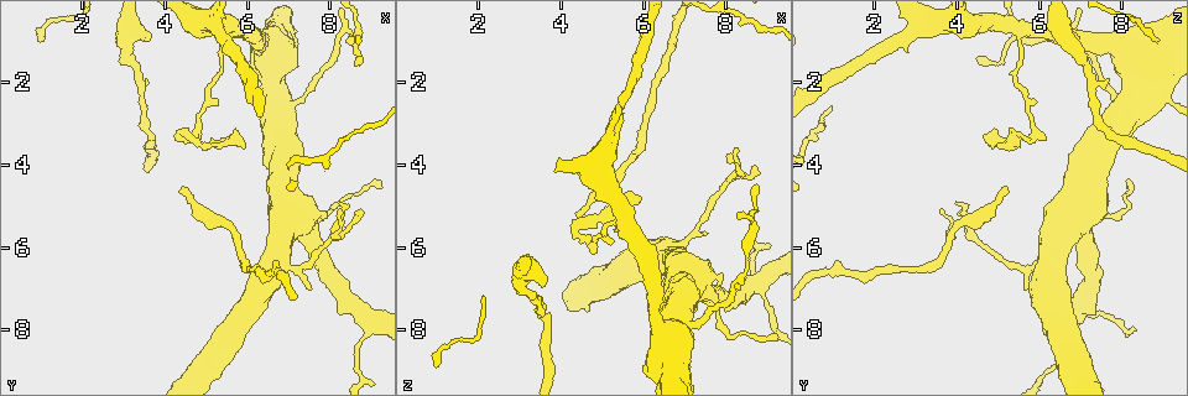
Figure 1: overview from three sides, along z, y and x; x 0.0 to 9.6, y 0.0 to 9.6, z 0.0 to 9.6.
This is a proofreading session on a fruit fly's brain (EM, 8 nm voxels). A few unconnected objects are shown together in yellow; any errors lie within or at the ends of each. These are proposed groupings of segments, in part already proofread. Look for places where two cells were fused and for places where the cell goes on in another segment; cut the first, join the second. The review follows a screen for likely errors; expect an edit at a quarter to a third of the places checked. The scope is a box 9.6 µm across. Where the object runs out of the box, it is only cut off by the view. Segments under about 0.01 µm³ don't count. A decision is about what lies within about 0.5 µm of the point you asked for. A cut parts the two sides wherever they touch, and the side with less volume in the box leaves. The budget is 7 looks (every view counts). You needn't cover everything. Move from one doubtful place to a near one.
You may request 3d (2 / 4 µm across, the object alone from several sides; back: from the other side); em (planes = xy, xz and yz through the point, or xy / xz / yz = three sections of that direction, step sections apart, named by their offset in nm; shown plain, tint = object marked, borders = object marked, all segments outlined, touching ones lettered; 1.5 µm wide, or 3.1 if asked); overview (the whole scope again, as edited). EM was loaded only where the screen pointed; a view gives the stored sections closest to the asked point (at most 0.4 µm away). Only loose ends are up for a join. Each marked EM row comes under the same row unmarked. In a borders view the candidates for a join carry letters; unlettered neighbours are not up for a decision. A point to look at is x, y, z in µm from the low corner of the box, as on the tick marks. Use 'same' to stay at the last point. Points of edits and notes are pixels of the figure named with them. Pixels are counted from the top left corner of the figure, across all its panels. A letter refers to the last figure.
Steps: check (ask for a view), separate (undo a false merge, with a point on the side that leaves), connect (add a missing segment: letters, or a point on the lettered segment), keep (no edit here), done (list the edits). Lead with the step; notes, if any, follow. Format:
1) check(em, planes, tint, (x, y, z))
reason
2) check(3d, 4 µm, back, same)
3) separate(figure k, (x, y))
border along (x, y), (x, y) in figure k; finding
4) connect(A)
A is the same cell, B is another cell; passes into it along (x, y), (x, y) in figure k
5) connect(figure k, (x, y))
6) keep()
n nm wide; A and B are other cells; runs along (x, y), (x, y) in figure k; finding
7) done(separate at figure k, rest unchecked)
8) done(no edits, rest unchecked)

check(em, yz, step 4, borders, (5.95, 3.60, 4.80))
tapers out

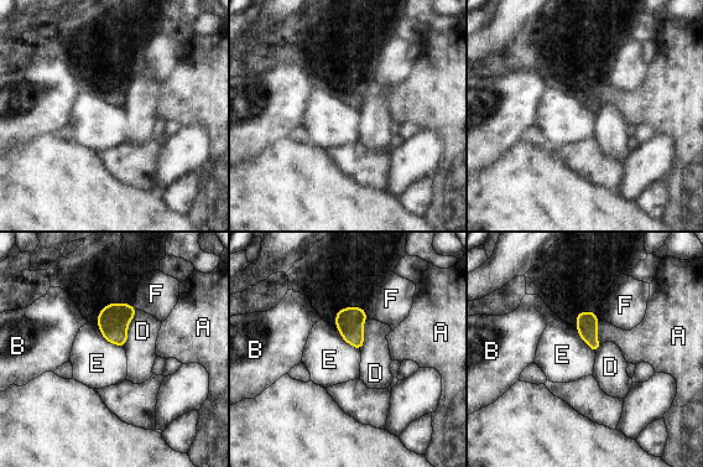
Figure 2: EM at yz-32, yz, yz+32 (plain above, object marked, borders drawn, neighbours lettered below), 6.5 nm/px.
check(em, planes, borders, same)
another direction

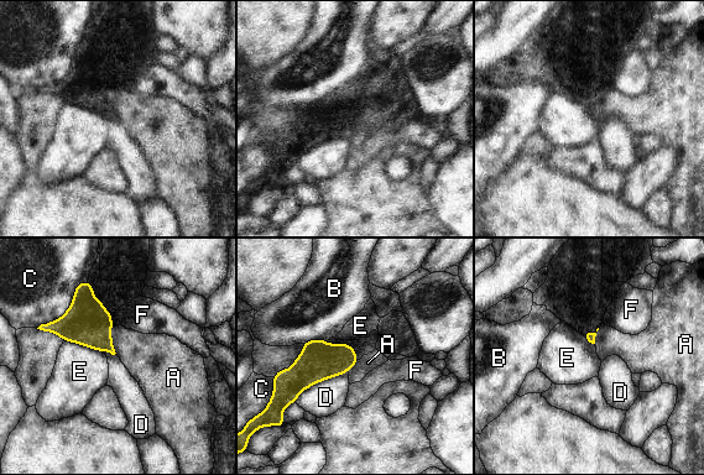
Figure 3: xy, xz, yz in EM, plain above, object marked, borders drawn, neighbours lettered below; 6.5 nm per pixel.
keep()
A, B, C, D, E and F are other cells; border along (64, 340), (72, 340), (103, 351) in figure 3; no lettered segment goes on from it

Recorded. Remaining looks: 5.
check(em, yz, step 8, borders, (4.35, 4.60, 5.15))
tapers out

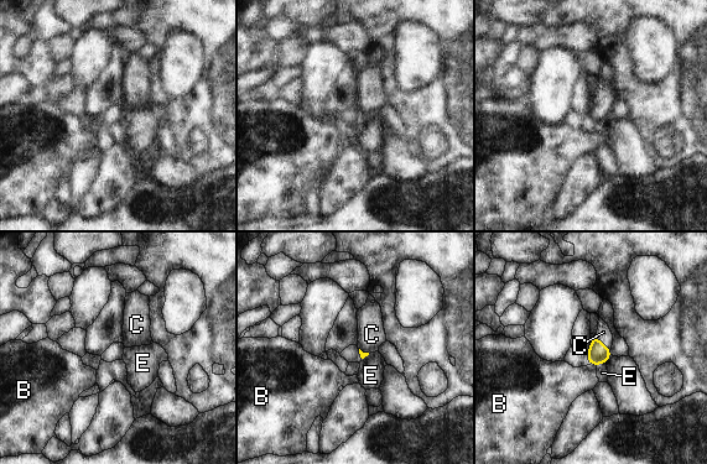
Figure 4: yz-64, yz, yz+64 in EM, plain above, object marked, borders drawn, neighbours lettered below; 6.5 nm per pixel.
connect(C)
C is the same cell, B and E are other cells; passes into it along (598, 353), (602, 343), (603, 332) in figure 4; it goes on there

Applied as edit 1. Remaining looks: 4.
done(connect at figure 4, rest unchecked)

